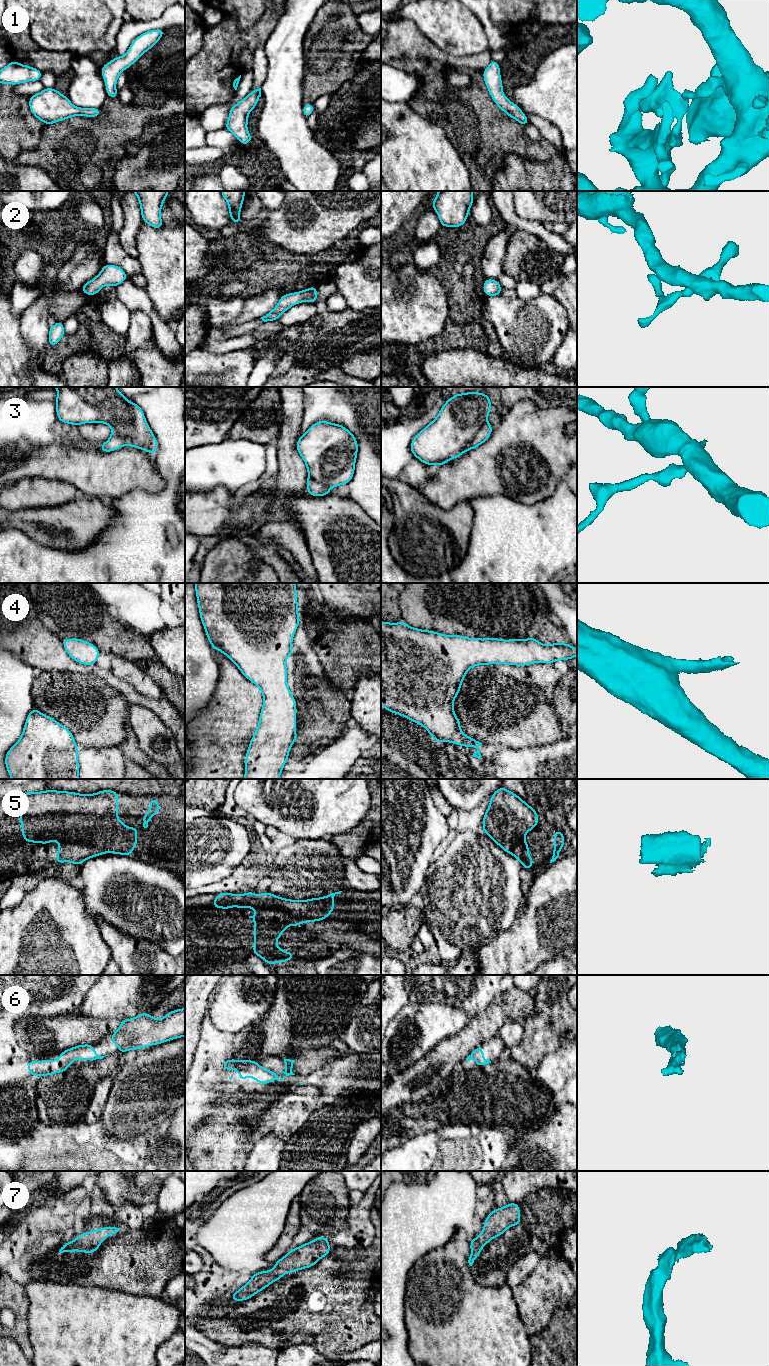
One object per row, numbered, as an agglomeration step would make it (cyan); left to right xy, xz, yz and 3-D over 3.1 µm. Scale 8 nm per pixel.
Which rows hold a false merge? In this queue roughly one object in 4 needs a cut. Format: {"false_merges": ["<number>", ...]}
{"false_merges": []}

